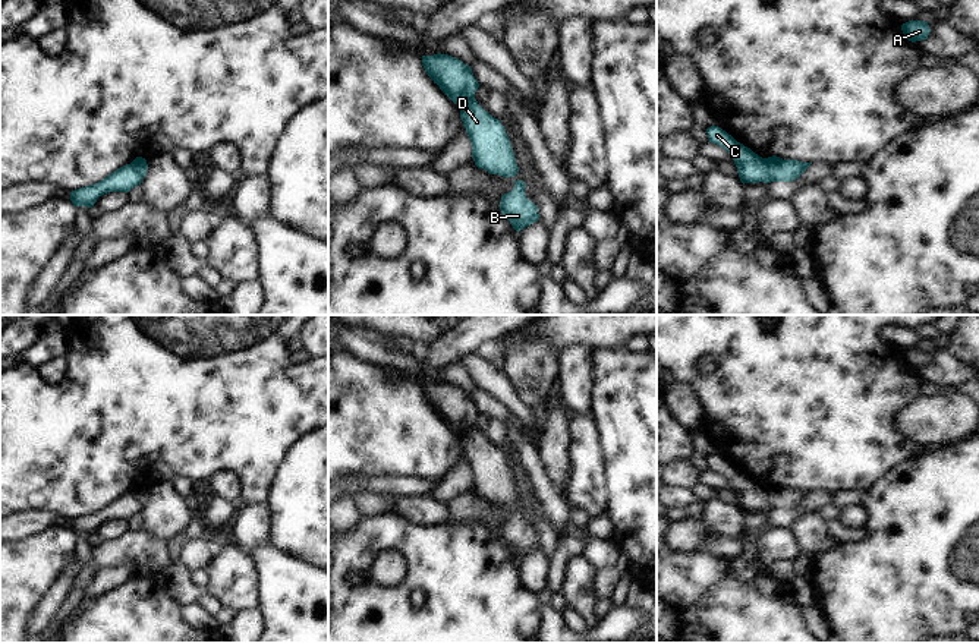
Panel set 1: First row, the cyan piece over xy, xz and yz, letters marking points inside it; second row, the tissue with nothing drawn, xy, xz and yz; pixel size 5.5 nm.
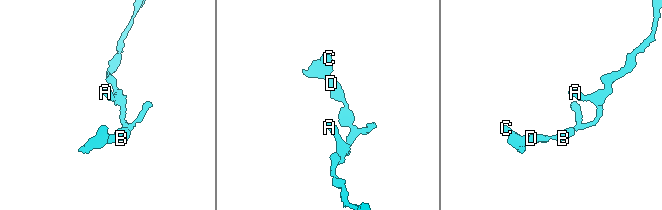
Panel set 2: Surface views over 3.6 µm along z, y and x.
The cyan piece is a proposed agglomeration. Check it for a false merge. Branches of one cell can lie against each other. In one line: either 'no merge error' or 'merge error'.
merge error

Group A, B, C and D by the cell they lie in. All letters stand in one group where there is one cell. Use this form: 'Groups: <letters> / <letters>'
Groups: A B D / C

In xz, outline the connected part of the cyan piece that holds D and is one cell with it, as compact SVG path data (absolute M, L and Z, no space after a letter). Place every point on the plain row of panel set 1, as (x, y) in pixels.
M475 426L460 434L460 445L472 472L475 494L490 502L514 505L519 495L501 450L487 441Z

